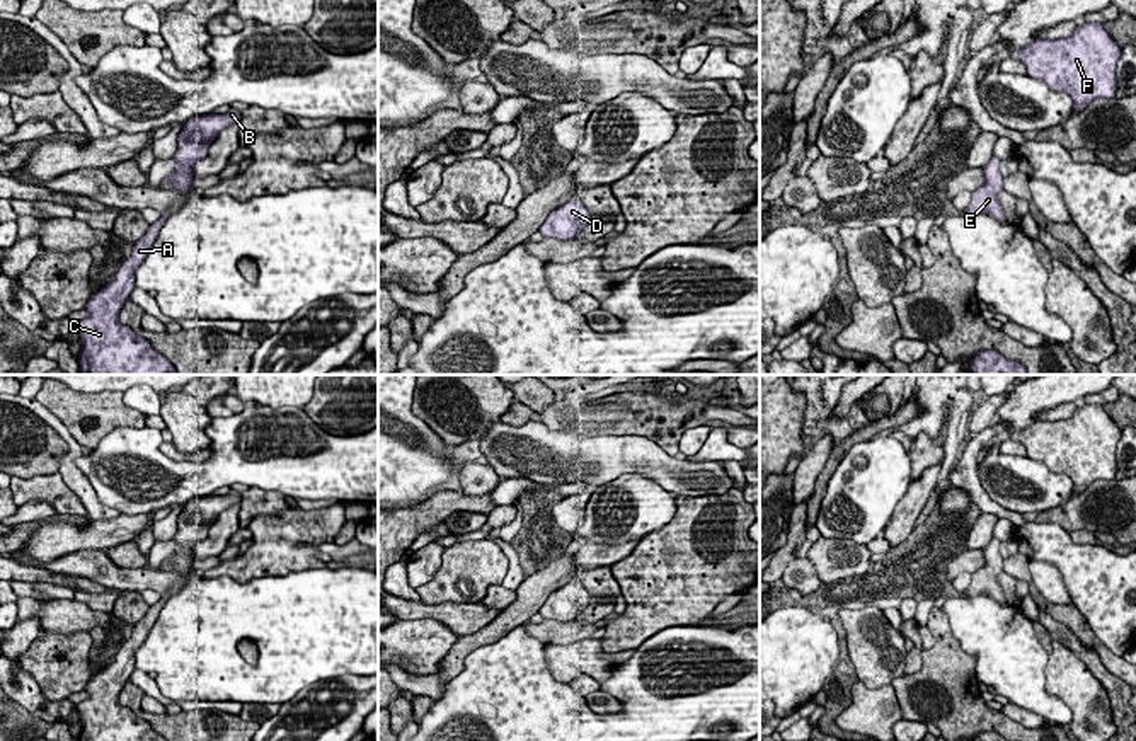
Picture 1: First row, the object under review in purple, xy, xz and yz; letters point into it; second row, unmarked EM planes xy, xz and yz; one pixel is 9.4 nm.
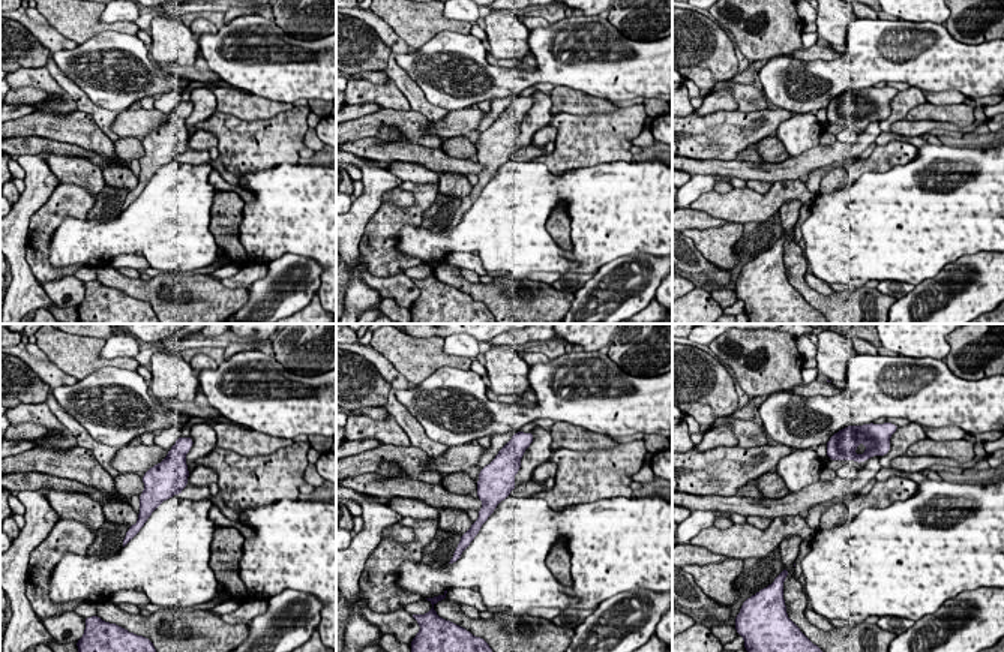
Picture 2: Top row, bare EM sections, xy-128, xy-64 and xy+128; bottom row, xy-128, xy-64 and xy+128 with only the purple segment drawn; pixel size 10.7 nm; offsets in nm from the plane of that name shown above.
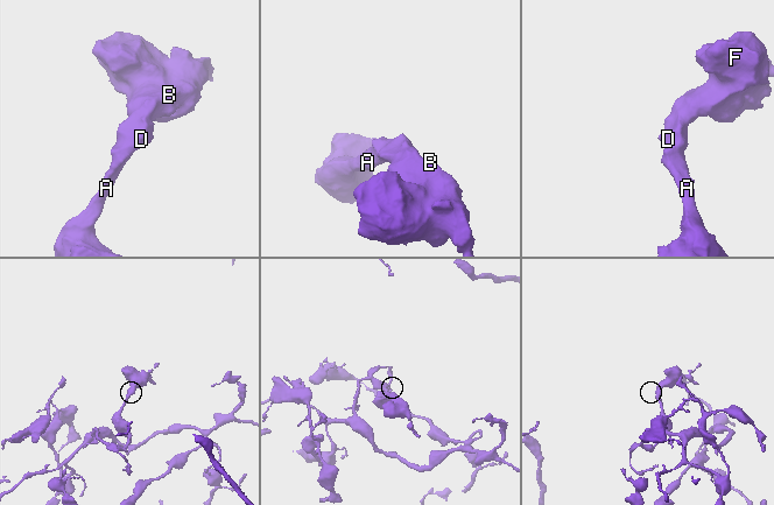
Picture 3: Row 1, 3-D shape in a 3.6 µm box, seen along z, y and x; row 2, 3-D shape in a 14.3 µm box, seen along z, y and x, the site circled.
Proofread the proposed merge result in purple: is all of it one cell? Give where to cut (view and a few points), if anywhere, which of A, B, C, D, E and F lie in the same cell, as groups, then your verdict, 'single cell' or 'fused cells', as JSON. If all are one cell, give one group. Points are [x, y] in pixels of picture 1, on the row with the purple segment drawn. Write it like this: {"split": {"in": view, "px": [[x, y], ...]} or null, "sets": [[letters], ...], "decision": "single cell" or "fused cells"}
{"split": null, "sets": [["A", "B", "C", "D", "E", "F"]], "decision": "single cell"}

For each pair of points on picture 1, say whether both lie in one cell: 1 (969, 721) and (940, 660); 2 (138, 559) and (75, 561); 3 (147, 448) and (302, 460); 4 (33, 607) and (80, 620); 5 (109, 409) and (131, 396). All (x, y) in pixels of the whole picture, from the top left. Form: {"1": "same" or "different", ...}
{"1": "same", "2": "different", "3": "same", "4": "same", "5": "different"}

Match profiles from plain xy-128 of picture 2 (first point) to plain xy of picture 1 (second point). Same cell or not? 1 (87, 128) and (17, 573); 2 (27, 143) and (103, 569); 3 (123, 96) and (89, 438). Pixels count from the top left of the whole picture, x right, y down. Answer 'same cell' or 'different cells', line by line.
1: different cells
2: same cell
3: different cells

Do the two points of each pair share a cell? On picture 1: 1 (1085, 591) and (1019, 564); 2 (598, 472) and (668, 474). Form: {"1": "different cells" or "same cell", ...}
{"1": "different cells", "2": "same cell"}

